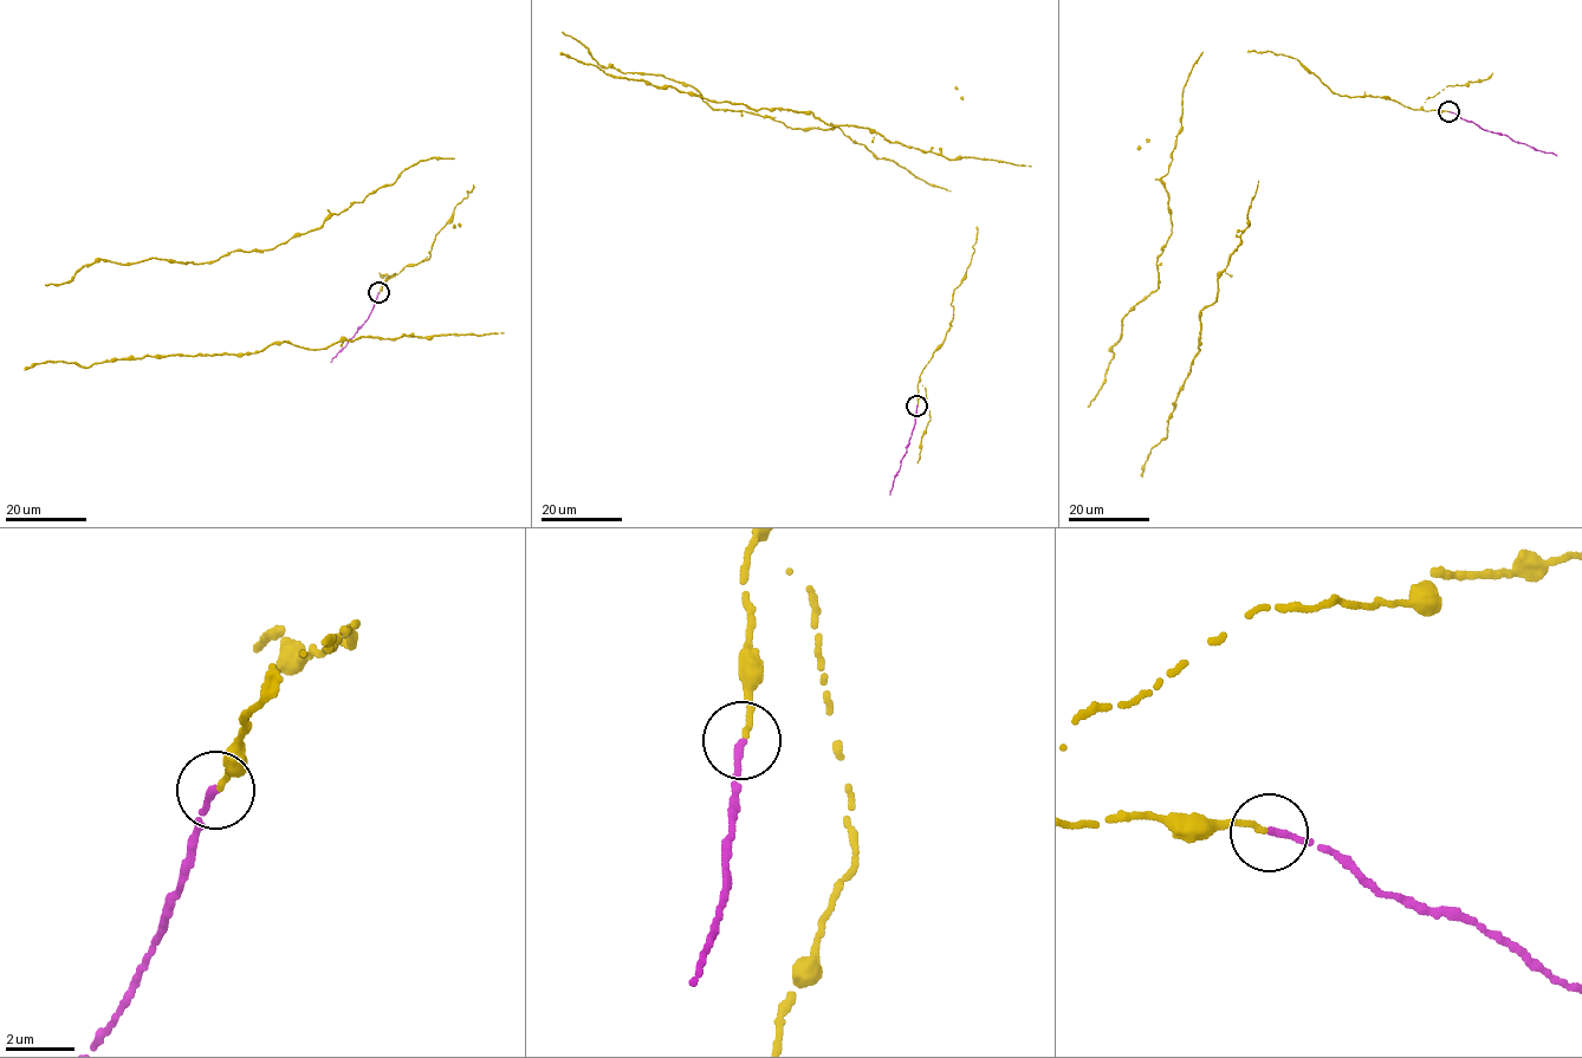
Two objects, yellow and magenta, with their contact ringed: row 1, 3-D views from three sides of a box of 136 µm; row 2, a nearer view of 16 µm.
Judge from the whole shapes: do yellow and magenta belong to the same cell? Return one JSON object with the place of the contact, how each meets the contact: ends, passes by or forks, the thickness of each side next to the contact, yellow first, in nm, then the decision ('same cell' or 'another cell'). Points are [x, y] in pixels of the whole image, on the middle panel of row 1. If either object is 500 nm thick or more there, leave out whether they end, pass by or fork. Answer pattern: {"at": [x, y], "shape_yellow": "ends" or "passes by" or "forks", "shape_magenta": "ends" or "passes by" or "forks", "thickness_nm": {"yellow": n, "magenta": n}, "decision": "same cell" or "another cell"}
{"at": [916, 406], "shape_yellow": "ends", "shape_magenta": "ends", "thickness_nm": {"yellow": 150, "magenta": 220}, "decision": "same cell"}

